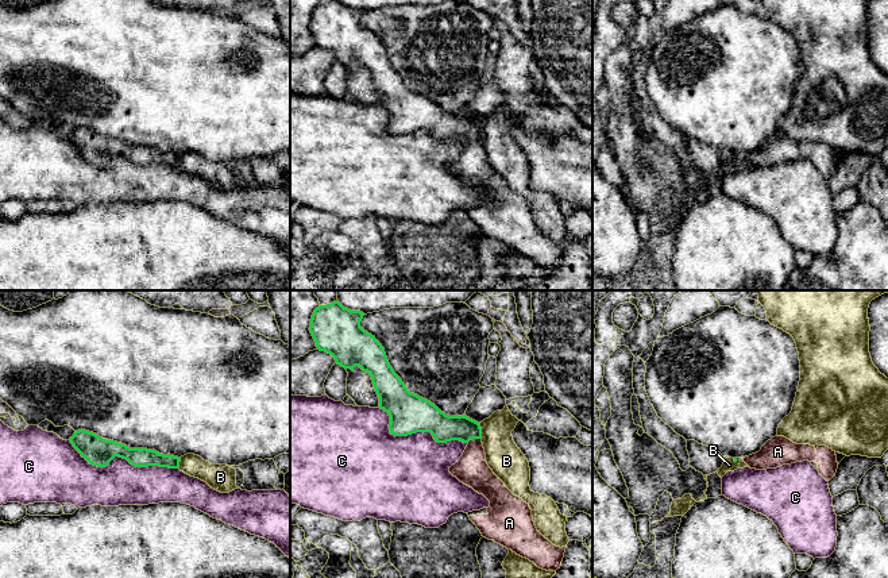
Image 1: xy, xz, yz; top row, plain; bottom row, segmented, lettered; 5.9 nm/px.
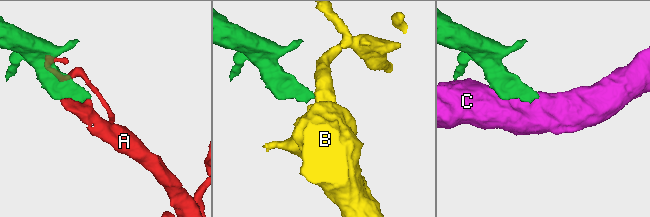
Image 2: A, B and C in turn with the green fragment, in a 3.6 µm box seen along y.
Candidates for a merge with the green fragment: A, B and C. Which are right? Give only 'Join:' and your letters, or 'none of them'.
Join: A

